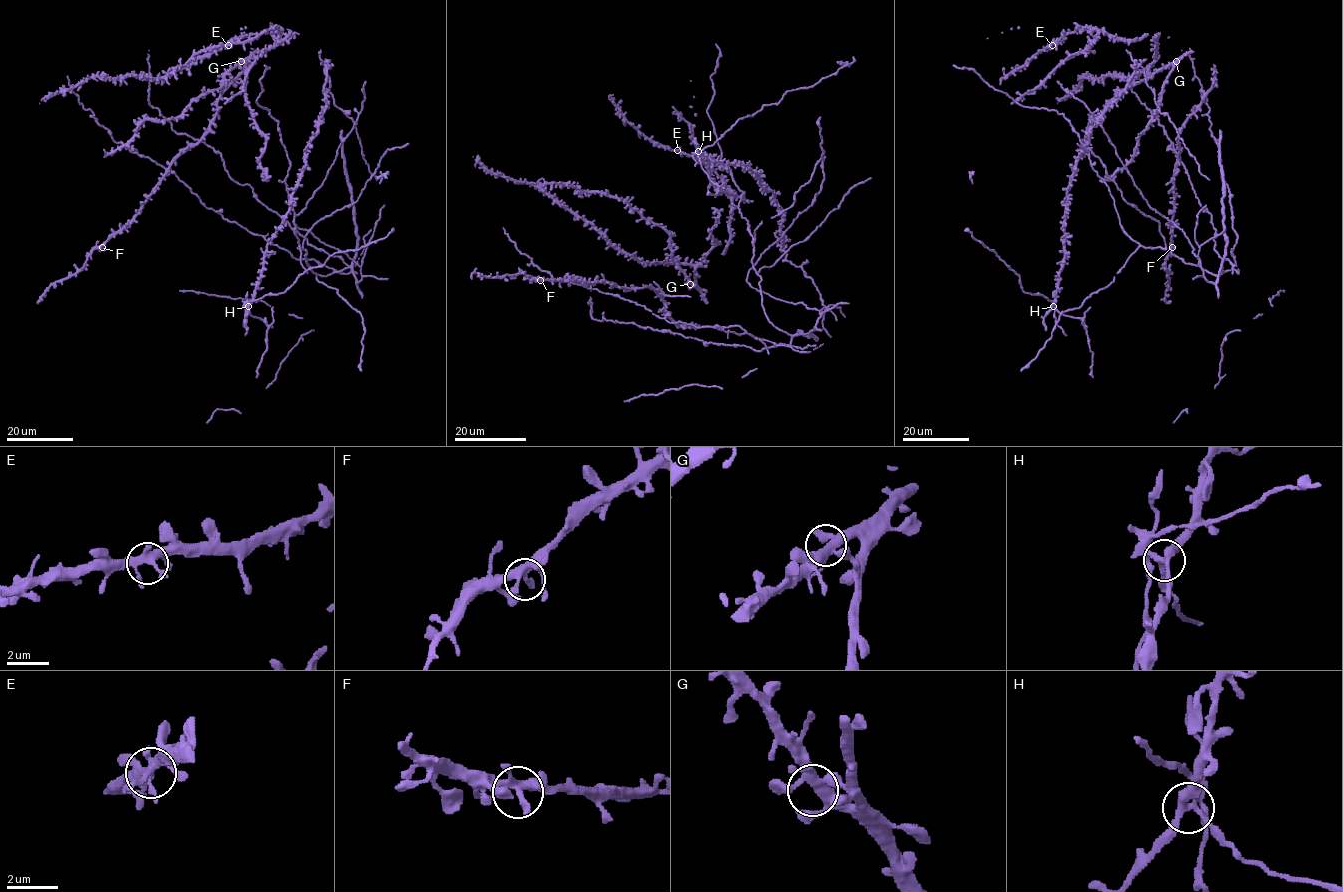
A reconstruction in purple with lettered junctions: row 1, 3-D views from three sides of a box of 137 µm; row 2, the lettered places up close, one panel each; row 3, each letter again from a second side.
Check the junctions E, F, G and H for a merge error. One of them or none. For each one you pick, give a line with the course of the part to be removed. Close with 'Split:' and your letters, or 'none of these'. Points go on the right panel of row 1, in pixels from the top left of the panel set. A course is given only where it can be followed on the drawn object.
H: (1052, 306), (1053, 303), (1043, 295), (1031, 294), (1022, 289), (1020, 278), (994, 251), (975, 239), (967, 228)
Split: H

